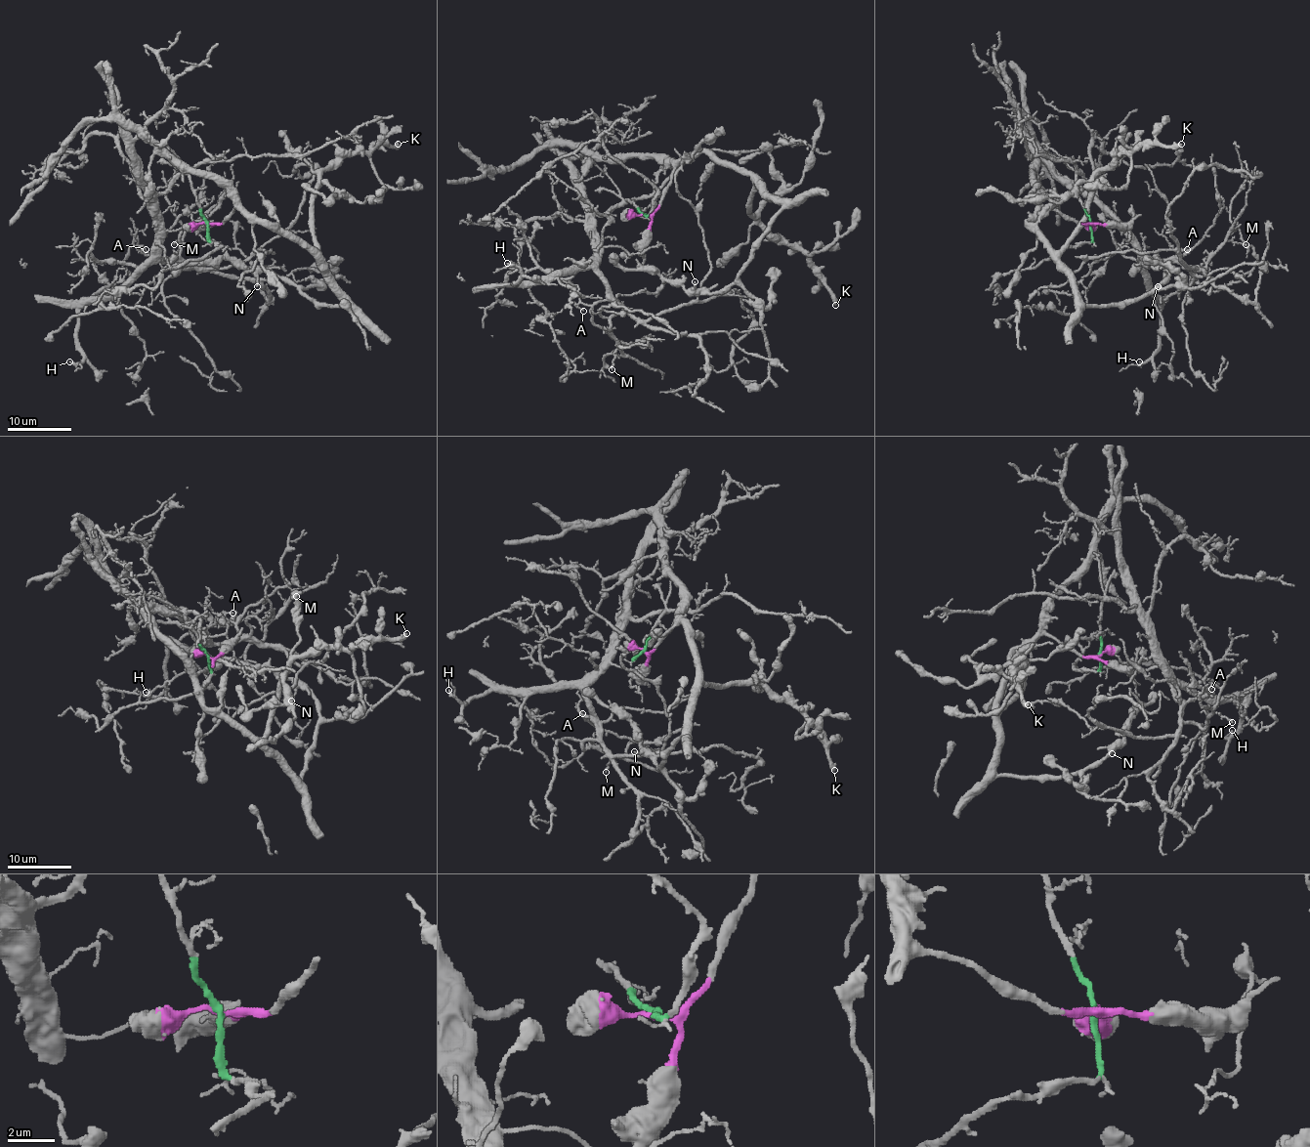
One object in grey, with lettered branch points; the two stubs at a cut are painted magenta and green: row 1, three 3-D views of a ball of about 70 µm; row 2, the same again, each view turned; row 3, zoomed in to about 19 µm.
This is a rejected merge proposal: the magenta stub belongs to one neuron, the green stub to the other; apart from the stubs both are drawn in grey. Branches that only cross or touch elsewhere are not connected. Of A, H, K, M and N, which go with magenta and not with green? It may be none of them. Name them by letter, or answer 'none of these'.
K, N

